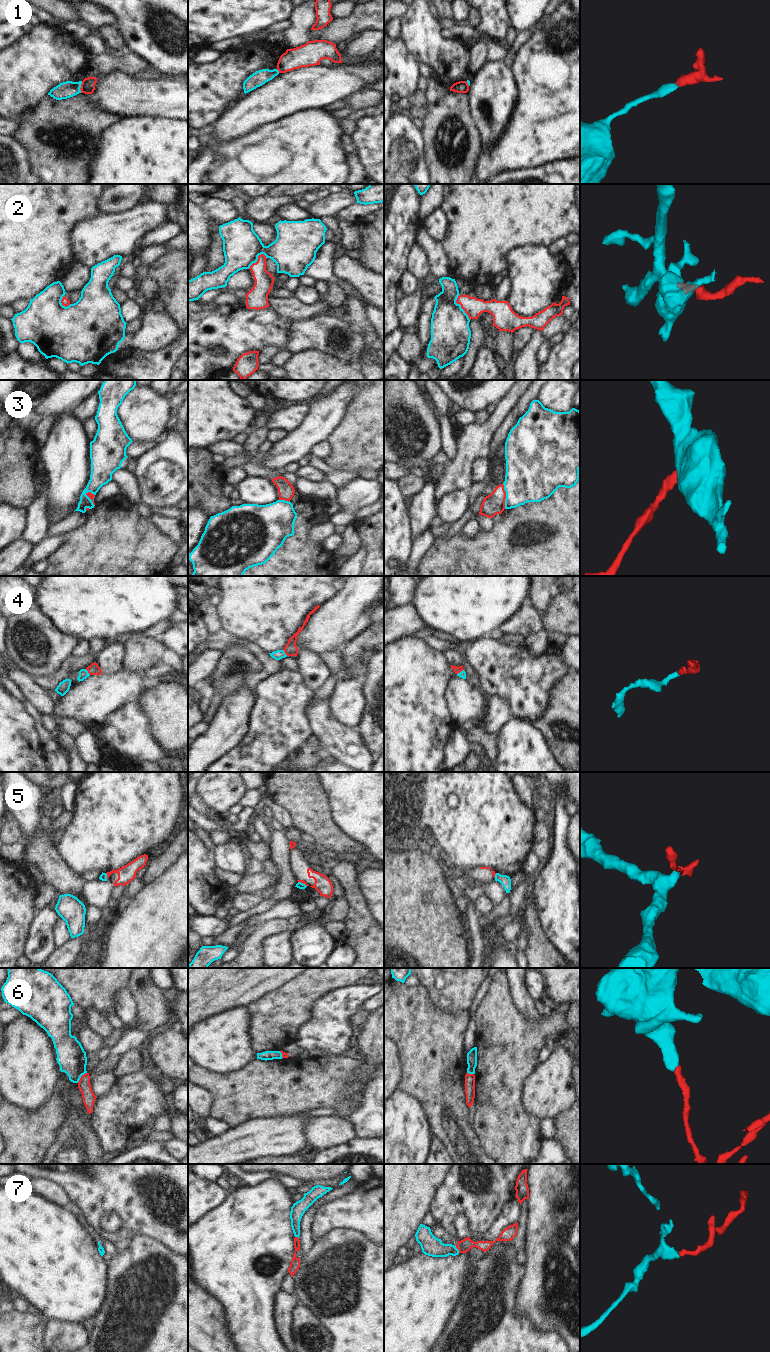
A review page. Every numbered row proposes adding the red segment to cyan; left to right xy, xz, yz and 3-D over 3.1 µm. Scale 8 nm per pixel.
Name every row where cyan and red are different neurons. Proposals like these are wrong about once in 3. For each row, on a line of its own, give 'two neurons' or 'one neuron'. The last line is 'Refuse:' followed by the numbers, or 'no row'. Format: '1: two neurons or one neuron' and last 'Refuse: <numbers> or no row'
1: two neurons
2: two neurons
3: two neurons
4: one neuron
5: two neurons
6: two neurons
7: one neuron
Refuse: 1, 2, 3, 5, 6

